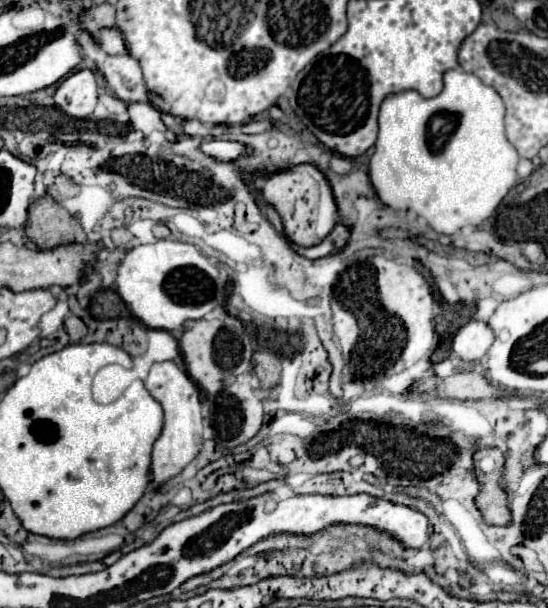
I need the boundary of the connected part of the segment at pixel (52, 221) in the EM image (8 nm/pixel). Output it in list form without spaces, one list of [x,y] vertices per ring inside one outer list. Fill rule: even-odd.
[[[48,195],[32,201],[28,209],[26,235],[40,249],[86,243],[86,235],[80,223]]]

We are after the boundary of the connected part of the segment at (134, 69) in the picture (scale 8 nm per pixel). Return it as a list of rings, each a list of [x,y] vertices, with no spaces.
[[[110,55],[104,61],[102,75],[110,91],[130,103],[130,101],[148,101],[146,85],[142,79],[142,71],[136,59],[130,55]]]

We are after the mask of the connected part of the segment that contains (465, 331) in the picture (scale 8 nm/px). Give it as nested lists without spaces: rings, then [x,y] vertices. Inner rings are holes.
[[[470,321],[452,339],[452,355],[462,361],[480,361],[490,349],[490,341],[494,341],[494,333],[484,321]]]

